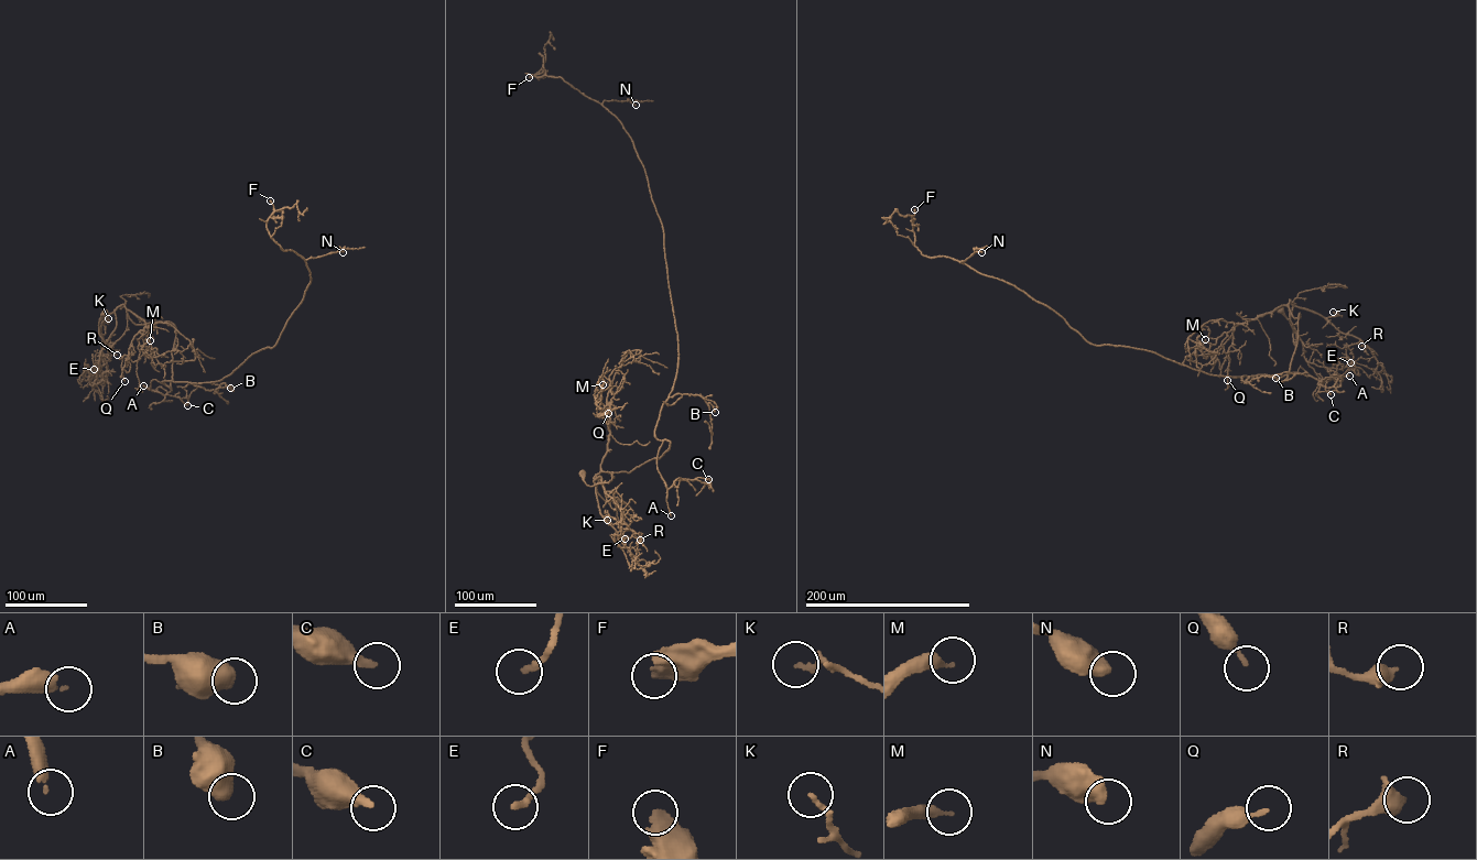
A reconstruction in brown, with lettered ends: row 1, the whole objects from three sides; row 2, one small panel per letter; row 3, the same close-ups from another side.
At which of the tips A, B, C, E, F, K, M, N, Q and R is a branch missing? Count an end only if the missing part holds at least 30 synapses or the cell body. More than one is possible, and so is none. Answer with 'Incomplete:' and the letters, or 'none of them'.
Incomplete: A, F

